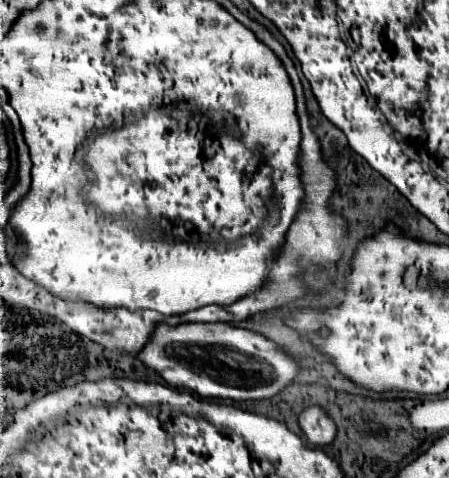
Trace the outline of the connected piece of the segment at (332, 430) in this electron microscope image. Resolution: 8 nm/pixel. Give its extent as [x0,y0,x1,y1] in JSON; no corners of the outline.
[298,406,336,446]

